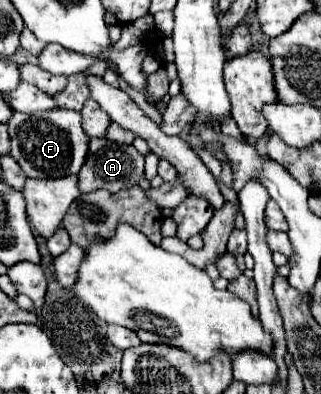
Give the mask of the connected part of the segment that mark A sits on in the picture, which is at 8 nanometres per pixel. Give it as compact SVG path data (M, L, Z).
M91 138L87 162L79 172L79 190L85 194L103 188L109 192L119 192L137 186L143 176L145 176L145 156L139 154L133 146L117 144L107 138Z

